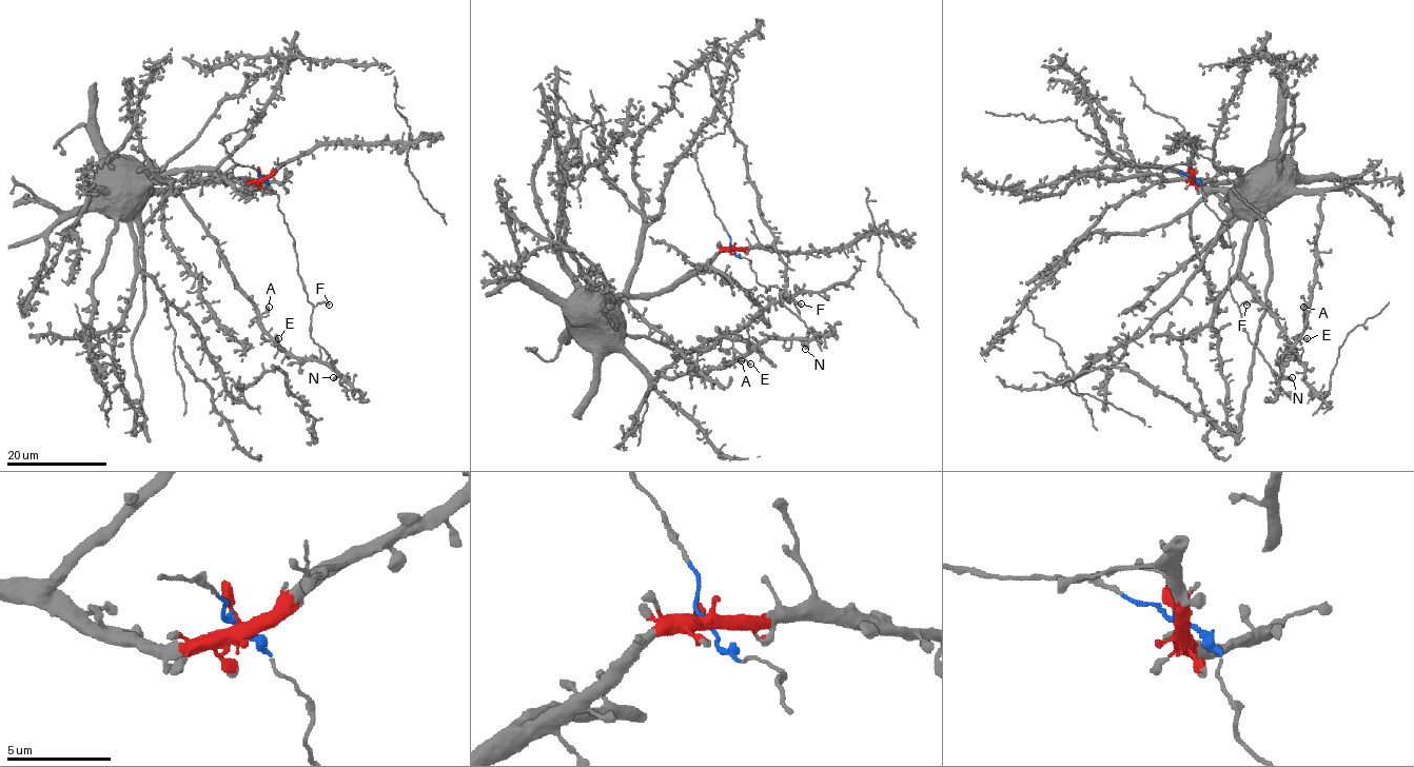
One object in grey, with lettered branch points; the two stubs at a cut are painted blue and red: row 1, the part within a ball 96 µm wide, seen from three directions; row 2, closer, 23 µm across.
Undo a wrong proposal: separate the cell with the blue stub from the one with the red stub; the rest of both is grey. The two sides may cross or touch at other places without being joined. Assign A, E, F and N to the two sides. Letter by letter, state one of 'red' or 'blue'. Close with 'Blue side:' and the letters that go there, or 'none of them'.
A: red
E: red
F: blue
N: red
Blue side: F

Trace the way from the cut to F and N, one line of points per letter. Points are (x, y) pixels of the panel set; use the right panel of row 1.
F: (1192, 176), (1201, 185), (1205, 204), (1228, 225), (1233, 255), (1230, 291), (1238, 306), (1246, 306)
N: (1192, 176), (1206, 182), (1234, 171), (1250, 184), (1319, 197), (1308, 323), (1282, 358), (1292, 378)

